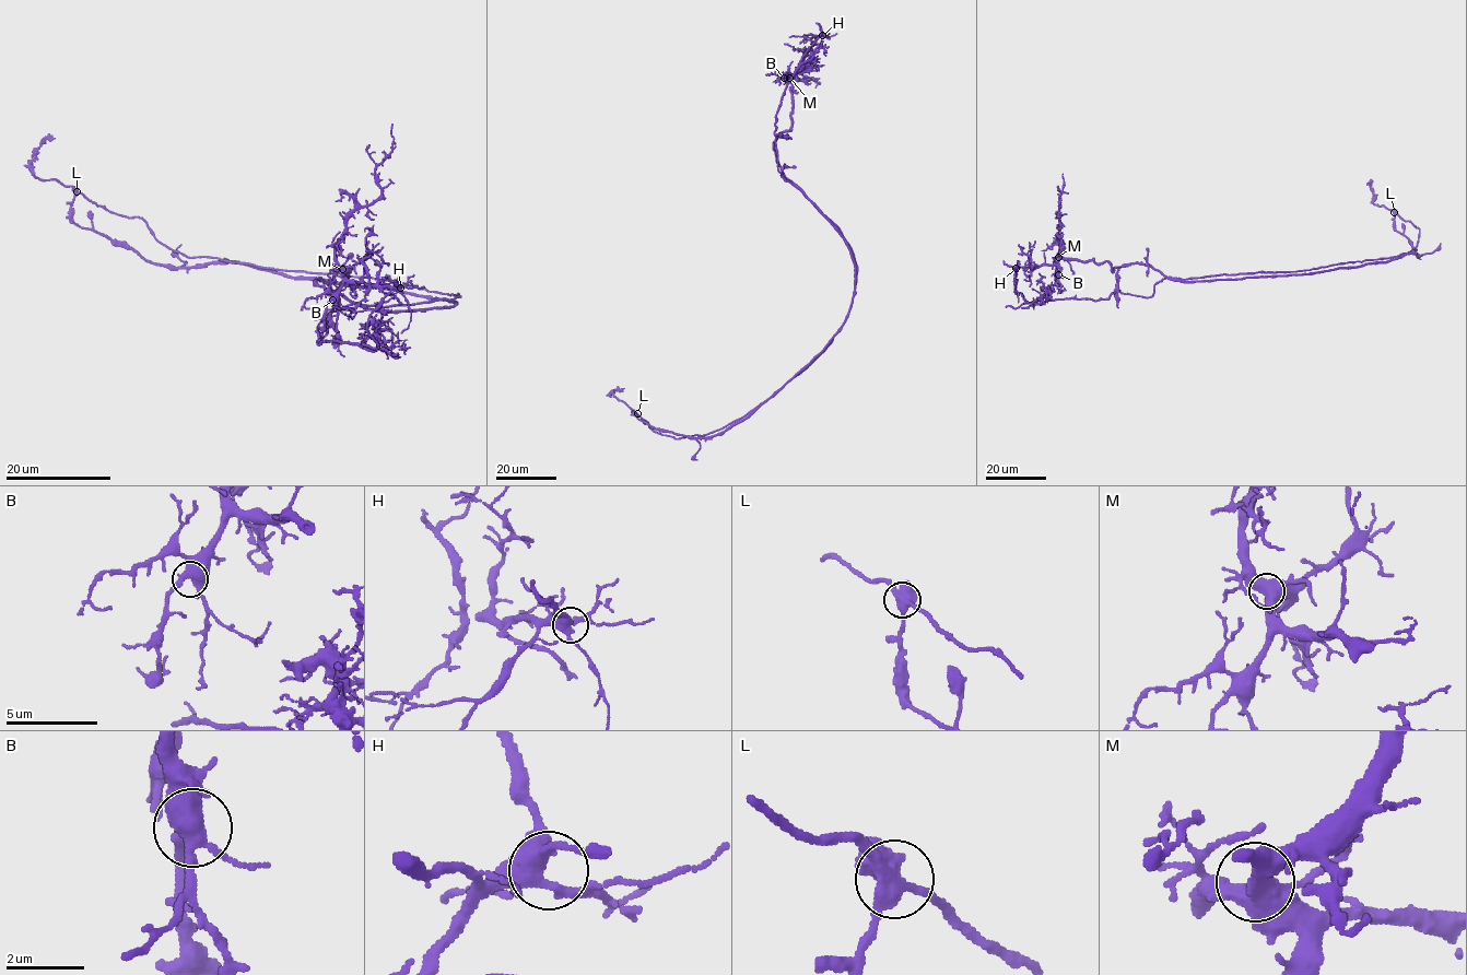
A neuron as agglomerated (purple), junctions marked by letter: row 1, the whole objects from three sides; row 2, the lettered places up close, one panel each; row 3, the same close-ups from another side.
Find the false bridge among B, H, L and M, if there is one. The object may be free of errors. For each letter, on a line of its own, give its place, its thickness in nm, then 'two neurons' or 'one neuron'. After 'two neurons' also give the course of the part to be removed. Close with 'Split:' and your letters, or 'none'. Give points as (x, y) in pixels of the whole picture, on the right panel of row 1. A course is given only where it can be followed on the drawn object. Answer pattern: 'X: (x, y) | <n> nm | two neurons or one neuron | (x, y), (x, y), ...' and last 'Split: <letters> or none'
B: (1058, 274) | 440 nm | one neuron
H: (1016, 268) | 440 nm | one neuron
L: (1394, 212) | 480 nm | two neurons | (1394, 213), (1419, 230), (1416, 250), (1288, 272), (1166, 277), (1148, 297), (1117, 290), (1093, 301), (1006, 306)
M: (1058, 257) | 480 nm | one neuron
Split: L

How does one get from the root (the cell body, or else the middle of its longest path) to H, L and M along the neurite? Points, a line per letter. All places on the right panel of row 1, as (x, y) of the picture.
H: (1277, 275), (1180, 282), (1143, 265), (1117, 267), (1113, 272), (1106, 261), (1063, 258), (1053, 265), (1016, 268)
L: (1277, 275), (1384, 262), (1416, 250), (1419, 230), (1394, 213)
M: (1277, 275), (1180, 282), (1140, 263), (1117, 267), (1113, 272), (1106, 261), (1095, 263), (1058, 257)

